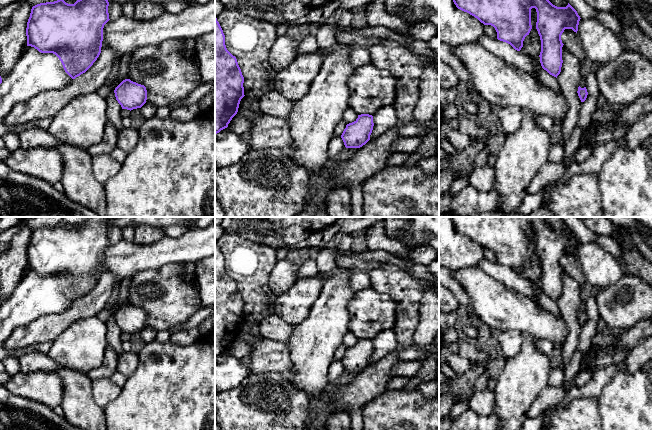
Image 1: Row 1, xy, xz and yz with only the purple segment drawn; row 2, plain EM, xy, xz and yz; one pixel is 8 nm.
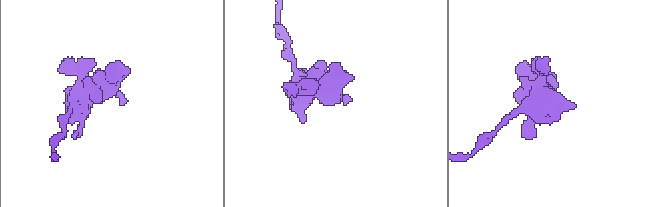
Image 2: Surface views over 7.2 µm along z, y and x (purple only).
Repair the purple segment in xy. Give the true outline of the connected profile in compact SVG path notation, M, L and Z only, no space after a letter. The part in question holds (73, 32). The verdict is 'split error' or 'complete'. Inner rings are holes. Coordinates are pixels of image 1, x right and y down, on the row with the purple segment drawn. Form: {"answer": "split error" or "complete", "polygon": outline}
{"answer": "complete", "polygon": "M64 0L40 3L32 7L27 22L27 46L34 47L41 53L53 53L61 61L65 72L72 78L85 73L101 53L104 25L110 20L108 0L77 0L68 4Z"}

